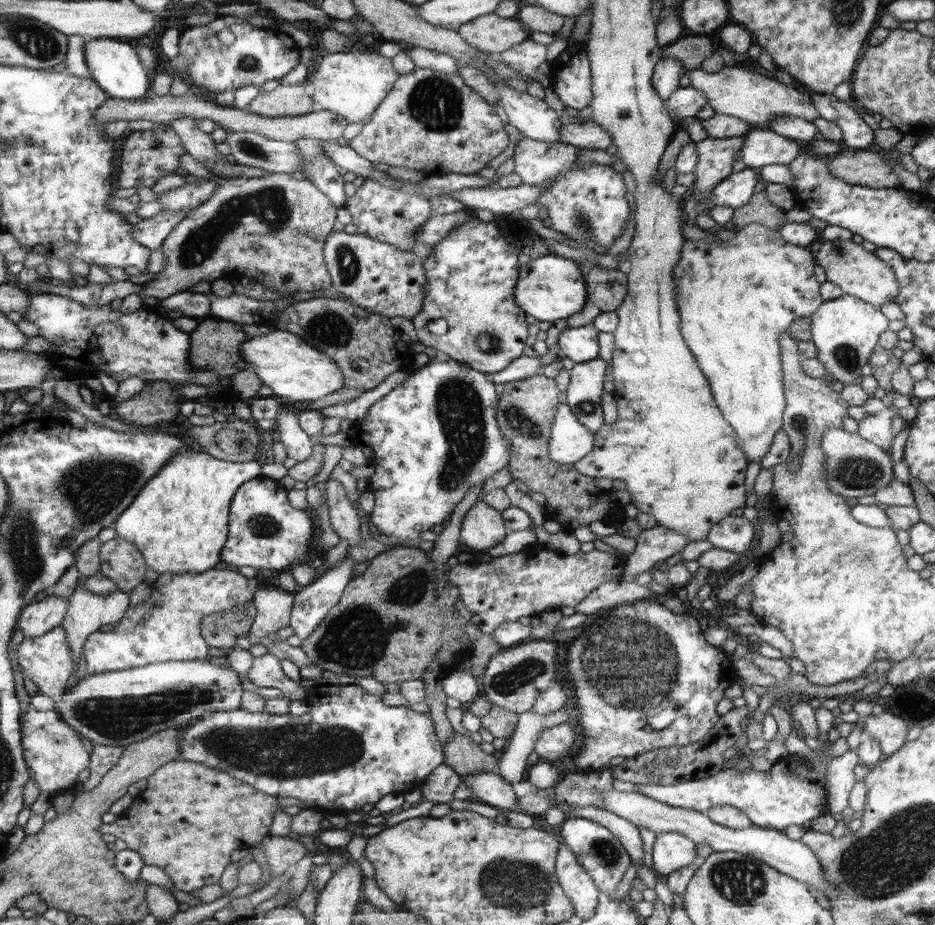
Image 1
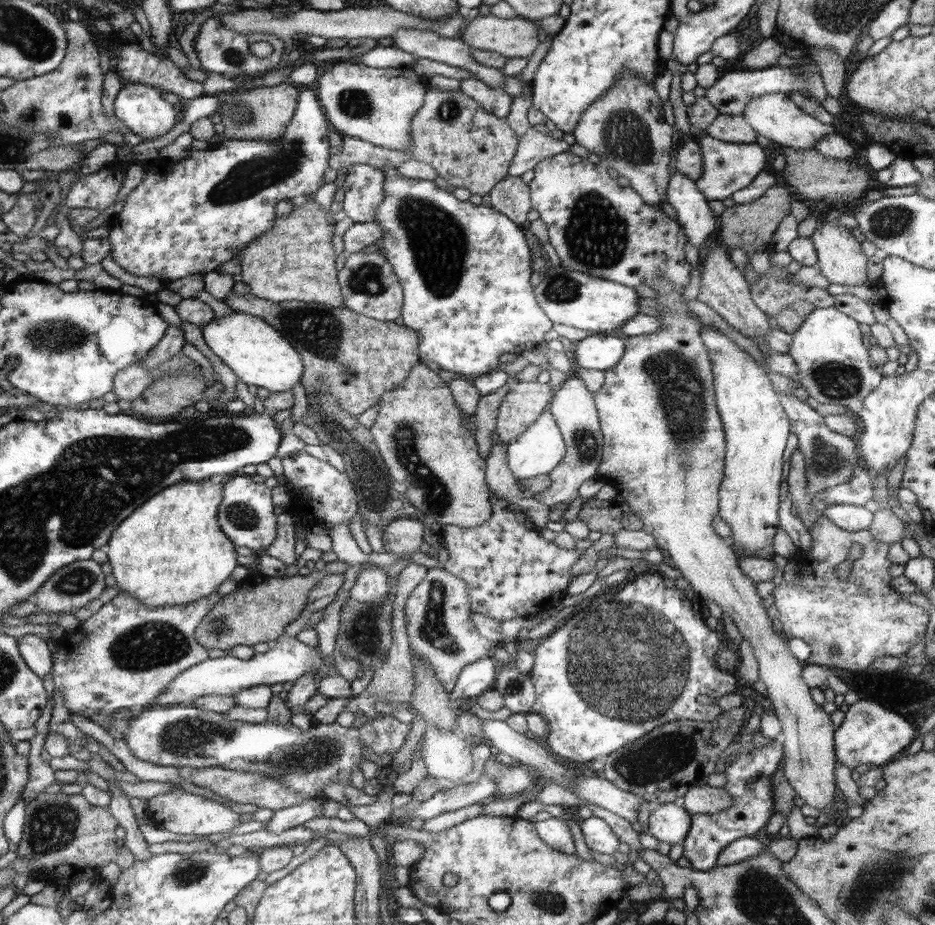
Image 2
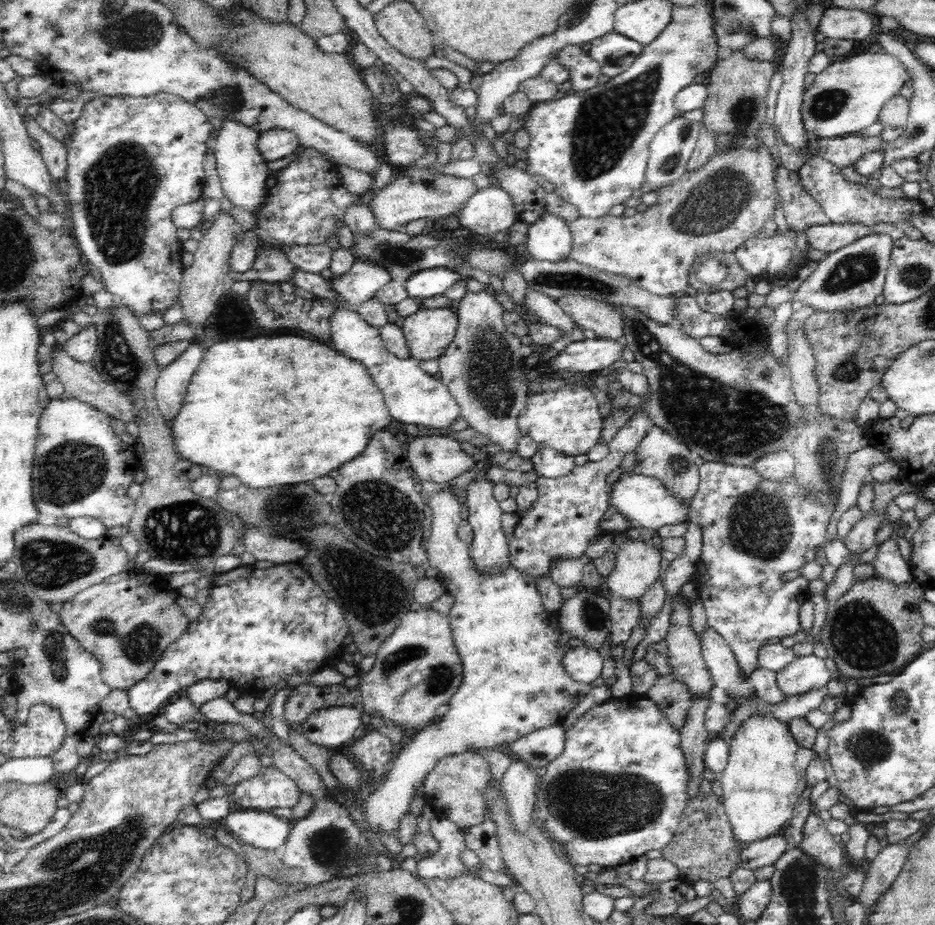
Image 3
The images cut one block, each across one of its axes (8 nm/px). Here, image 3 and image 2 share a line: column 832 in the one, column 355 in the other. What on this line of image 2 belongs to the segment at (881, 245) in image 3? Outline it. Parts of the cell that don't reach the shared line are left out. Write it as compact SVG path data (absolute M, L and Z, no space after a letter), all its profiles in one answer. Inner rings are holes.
M357 252L347 255L338 279L346 307L376 320L396 320L402 314L403 288L388 260L378 252Z

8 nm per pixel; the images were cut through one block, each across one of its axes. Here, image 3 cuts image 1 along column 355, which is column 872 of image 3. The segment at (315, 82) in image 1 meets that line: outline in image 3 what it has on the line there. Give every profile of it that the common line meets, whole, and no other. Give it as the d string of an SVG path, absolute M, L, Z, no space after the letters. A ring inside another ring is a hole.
M865 51L844 60L836 59L816 74L813 84L804 90L801 104L803 124L813 139L858 133L877 121L888 100L898 96L906 84L912 84L912 76L908 75L908 68L900 57L892 53Z

